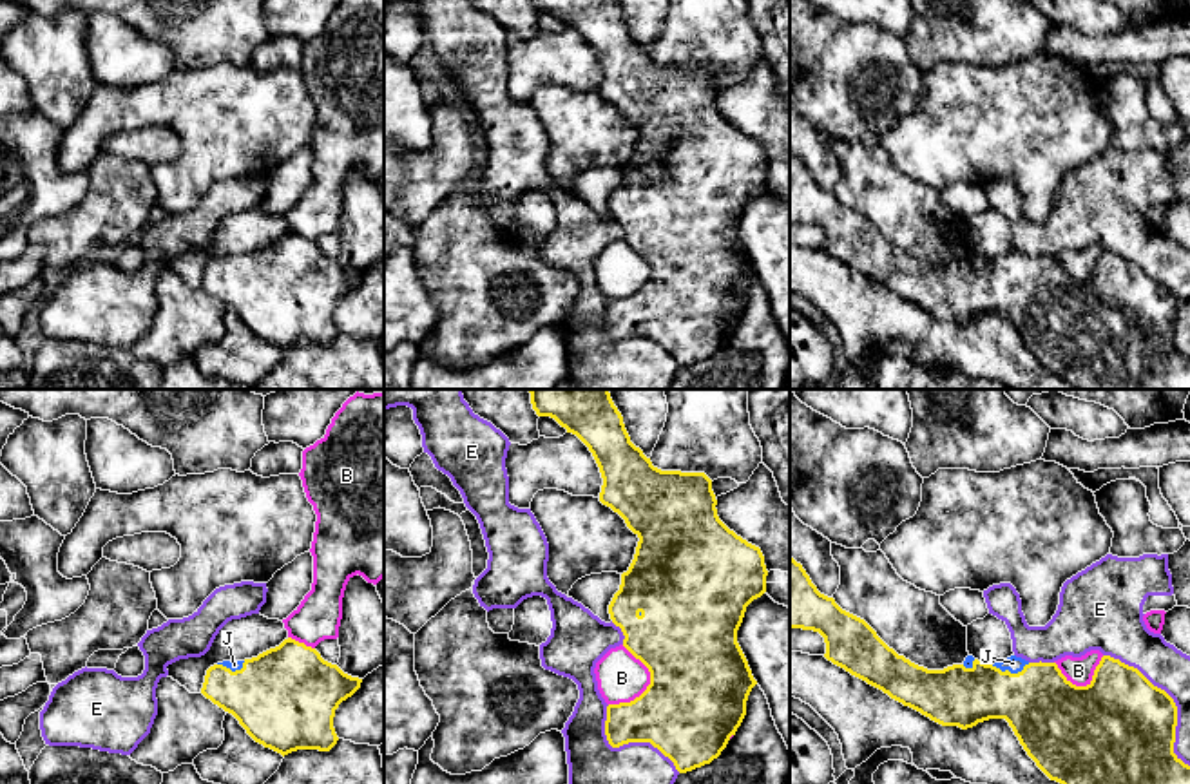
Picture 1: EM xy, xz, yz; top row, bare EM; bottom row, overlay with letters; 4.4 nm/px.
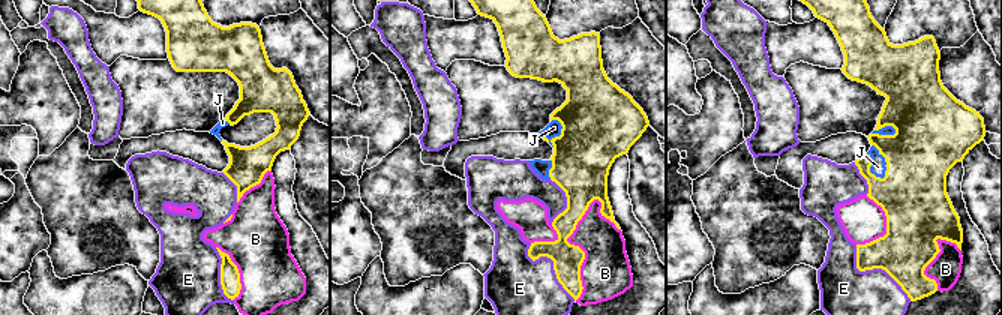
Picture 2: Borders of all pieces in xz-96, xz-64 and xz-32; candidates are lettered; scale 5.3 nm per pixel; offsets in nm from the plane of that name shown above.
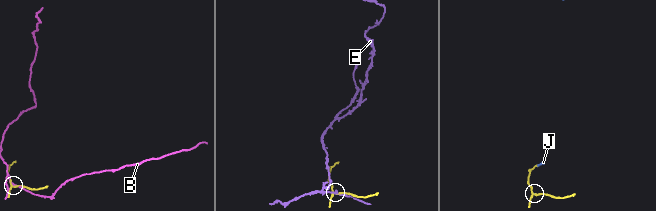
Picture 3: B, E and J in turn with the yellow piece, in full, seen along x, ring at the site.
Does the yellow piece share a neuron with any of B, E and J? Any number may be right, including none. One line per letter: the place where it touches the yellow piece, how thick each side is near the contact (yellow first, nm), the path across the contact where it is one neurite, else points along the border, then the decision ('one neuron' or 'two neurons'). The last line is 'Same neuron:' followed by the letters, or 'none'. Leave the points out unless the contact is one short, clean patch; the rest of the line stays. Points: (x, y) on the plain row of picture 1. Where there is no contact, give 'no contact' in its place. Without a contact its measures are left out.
B: meets yellow in xz at (649, 279); 440 nm thick on the yellow side, 220 nm on the other; two neurons
E: meets yellow in yz at (1172, 294); 460 nm thick on the yellow side, 190 nm on the other; two neurons
J: meets yellow in yz at (1009, 267); 340 nm thick on the yellow side, 70 nm on the other; one neuron
Same neuron: J

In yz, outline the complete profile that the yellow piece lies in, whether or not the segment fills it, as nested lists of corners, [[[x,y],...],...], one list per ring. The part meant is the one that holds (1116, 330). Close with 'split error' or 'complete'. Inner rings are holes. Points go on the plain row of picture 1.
[[[792,150],[790,223],[819,226],[826,237],[824,252],[828,255],[942,320],[967,324],[989,313],[1005,313],[1036,360],[1074,389],[1190,389],[1190,360],[1174,348],[1177,320],[1174,293],[1154,281],[1137,263],[1119,253],[1103,250],[1087,281],[1072,279],[1056,257],[1029,257],[1016,250],[994,259],[967,250],[962,259],[927,264],[898,250],[864,214],[842,205],[833,192],[821,188]]]; split error

